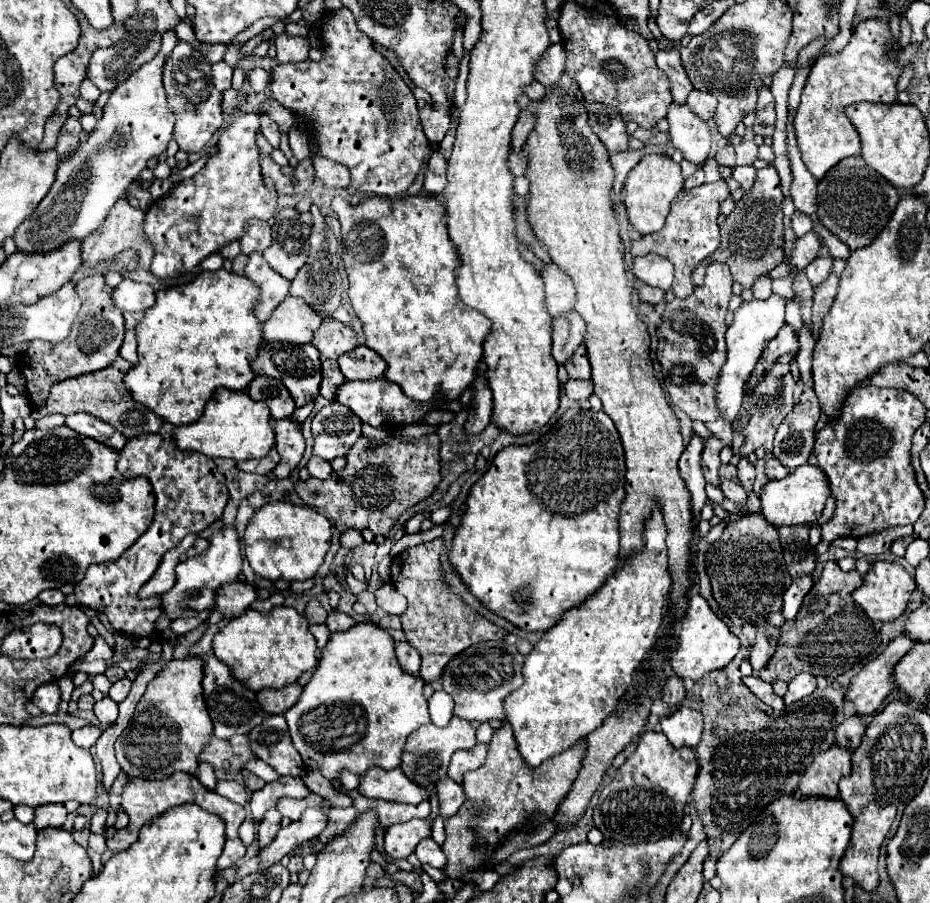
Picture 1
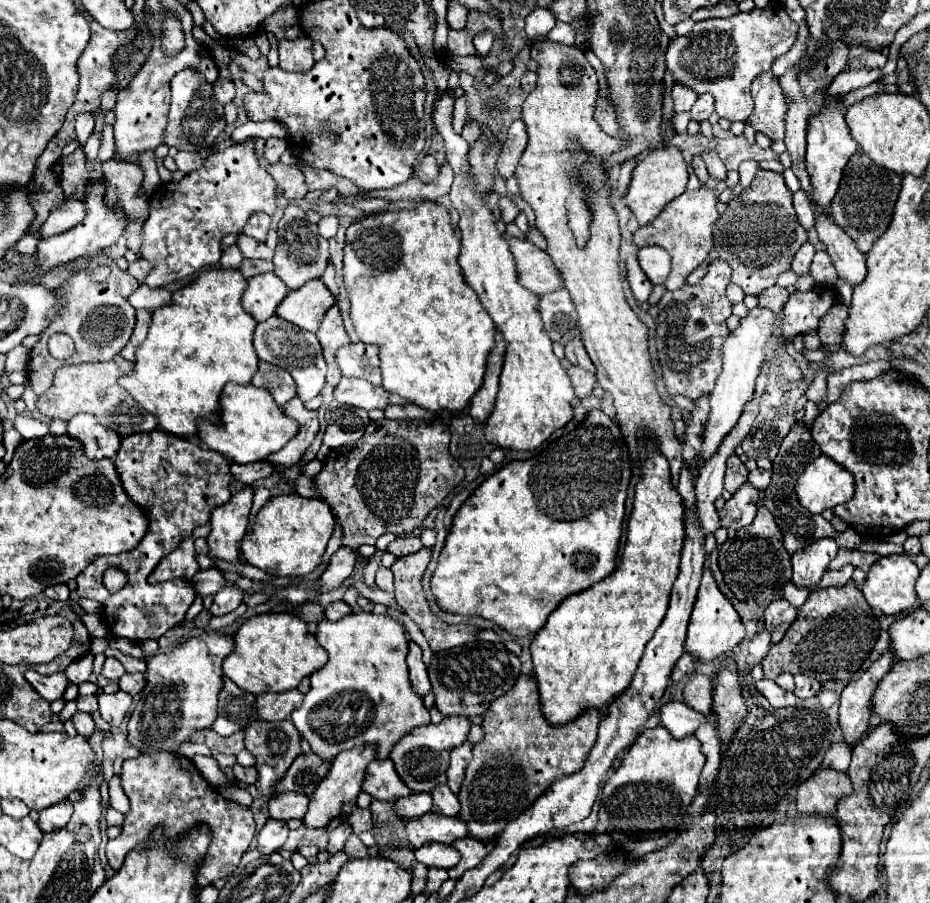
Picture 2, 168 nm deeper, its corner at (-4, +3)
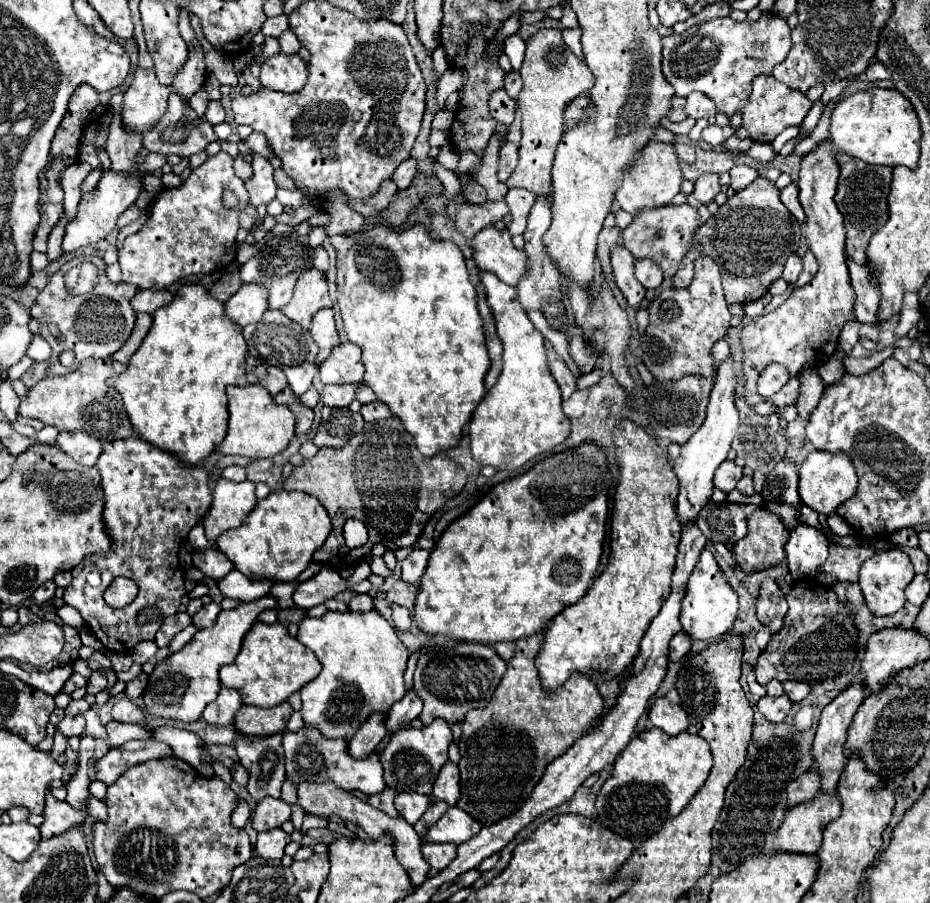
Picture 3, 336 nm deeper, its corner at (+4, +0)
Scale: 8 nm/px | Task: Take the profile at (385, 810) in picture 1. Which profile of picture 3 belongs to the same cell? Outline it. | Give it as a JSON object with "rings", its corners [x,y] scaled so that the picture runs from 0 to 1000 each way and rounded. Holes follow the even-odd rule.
{"rings":[[[434,877],[426,882],[426,897],[430,899],[430,904],[439,910],[439,913],[447,913],[452,908],[452,904],[465,893],[467,884],[458,882],[458,879],[449,879],[449,877]]]}

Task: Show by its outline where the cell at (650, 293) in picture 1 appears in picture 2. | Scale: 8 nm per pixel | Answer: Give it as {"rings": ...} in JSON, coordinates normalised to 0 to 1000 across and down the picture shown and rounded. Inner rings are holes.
{"rings":[[[682,282],[675,285],[675,289],[673,289],[673,298],[675,298],[675,313],[677,313],[677,320],[680,320],[682,329],[684,329],[684,333],[686,333],[686,336],[697,333],[697,329],[699,329],[703,316],[697,311],[697,307],[695,307],[692,300],[688,298],[686,287],[684,287]]]}

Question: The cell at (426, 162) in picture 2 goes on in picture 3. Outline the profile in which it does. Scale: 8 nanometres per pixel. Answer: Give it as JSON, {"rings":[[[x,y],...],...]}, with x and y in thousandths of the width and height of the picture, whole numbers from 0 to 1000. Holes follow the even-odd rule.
{"rings":[[[441,175],[441,177],[432,179],[432,182],[426,186],[426,190],[422,193],[422,202],[424,202],[430,210],[434,210],[434,208],[441,206],[445,193],[447,193],[447,177]]]}

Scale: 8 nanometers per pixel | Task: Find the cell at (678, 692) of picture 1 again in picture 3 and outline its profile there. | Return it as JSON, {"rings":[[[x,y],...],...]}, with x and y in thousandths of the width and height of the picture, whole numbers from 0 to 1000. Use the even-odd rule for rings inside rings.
{"rings":[[[735,698],[727,700],[720,709],[720,733],[729,733],[733,731],[740,722],[742,722],[742,715],[744,715],[744,709],[740,702],[735,702]]]}

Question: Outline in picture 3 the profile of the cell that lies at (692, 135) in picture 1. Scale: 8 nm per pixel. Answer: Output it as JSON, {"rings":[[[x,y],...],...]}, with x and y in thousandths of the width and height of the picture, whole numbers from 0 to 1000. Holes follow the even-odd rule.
{"rings":[[[757,193],[757,195],[753,195],[753,197],[748,199],[744,215],[746,215],[746,219],[748,219],[753,226],[761,228],[761,226],[770,219],[772,213],[774,213],[772,193]]]}

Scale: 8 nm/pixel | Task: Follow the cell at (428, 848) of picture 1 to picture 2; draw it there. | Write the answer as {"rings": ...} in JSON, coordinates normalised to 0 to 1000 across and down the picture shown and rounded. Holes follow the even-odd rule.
{"rings":[[[454,936],[452,940],[445,940],[447,953],[460,958],[460,960],[473,960],[473,962],[484,962],[495,953],[495,945],[486,936]]]}

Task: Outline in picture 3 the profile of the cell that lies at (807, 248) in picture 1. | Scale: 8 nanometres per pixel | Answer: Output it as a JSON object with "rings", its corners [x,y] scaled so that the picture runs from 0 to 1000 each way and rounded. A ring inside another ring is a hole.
{"rings":[[[852,281],[852,283],[845,288],[845,292],[843,292],[843,303],[841,303],[841,308],[843,308],[845,312],[854,315],[854,310],[860,306],[860,301],[862,301],[860,283],[858,283],[858,281]]]}

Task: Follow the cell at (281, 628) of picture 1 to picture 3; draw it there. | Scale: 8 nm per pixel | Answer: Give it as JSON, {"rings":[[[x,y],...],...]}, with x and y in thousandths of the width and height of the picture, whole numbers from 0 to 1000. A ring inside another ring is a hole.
{"rings":[[[275,689],[262,704],[260,720],[254,726],[252,735],[237,742],[237,755],[243,762],[258,766],[260,780],[277,784],[295,784],[310,775],[314,766],[320,766],[327,757],[344,746],[344,731],[333,718],[314,707],[305,691],[282,691]]]}

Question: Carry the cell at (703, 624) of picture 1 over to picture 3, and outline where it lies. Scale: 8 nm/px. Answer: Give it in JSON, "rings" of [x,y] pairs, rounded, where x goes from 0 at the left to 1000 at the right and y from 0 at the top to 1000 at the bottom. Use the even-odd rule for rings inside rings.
{"rings":[[[757,609],[753,614],[753,625],[748,625],[748,633],[744,633],[744,642],[740,645],[740,660],[735,660],[731,678],[733,698],[740,700],[740,704],[744,704],[746,709],[774,709],[774,704],[778,704],[787,695],[791,678],[794,678],[791,653],[776,636],[766,611]]]}

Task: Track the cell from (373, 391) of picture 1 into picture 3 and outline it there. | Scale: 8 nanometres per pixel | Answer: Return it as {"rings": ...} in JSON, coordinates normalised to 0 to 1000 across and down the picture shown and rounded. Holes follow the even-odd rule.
{"rings":[[[348,427],[346,447],[355,452],[372,452],[383,439],[383,427]]]}

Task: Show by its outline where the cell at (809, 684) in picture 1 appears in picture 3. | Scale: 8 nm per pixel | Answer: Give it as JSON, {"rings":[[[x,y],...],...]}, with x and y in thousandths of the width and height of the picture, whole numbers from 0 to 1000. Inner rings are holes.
{"rings":[[[843,753],[841,755],[843,760],[843,769],[852,775],[852,777],[860,777],[869,771],[871,766],[871,760],[867,755],[858,755],[858,753]]]}

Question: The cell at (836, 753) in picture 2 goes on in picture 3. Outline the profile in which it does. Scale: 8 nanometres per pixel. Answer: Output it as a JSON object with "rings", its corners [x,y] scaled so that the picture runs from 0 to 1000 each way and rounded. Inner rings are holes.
{"rings":[[[867,855],[847,868],[847,893],[858,893],[873,886],[882,875],[882,859],[877,855]]]}

